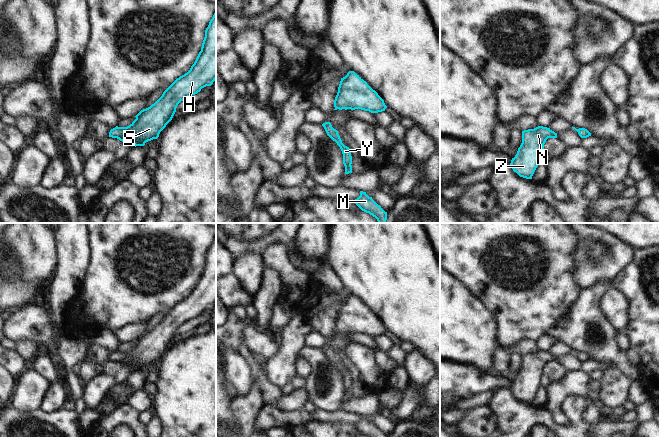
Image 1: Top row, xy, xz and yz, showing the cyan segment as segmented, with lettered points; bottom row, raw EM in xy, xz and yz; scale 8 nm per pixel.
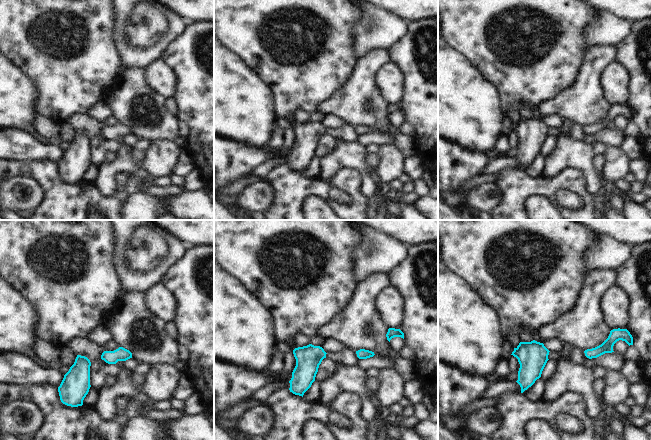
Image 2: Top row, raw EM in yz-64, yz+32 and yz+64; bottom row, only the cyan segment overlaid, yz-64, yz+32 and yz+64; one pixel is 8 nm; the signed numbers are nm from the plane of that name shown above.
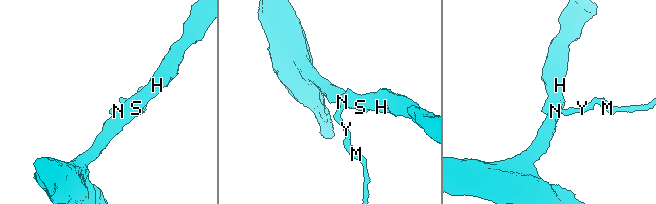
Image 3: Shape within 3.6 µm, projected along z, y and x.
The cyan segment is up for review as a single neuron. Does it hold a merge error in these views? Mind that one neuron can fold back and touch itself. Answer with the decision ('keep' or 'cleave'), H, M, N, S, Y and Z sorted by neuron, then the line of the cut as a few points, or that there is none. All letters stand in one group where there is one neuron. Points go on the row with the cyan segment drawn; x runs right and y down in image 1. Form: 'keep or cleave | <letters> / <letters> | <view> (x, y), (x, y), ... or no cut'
keep | H M N S Y Z | no cut

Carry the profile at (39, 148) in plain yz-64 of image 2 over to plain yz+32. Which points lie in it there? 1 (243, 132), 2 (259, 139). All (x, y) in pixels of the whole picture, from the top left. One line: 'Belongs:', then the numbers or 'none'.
Belongs: none

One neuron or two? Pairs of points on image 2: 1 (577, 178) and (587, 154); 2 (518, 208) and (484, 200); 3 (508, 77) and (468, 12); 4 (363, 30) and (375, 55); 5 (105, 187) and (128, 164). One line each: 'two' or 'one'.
1: two
2: two
3: one
4: two
5: one

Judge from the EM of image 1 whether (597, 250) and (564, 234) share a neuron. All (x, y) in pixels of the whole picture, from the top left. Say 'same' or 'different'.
different

